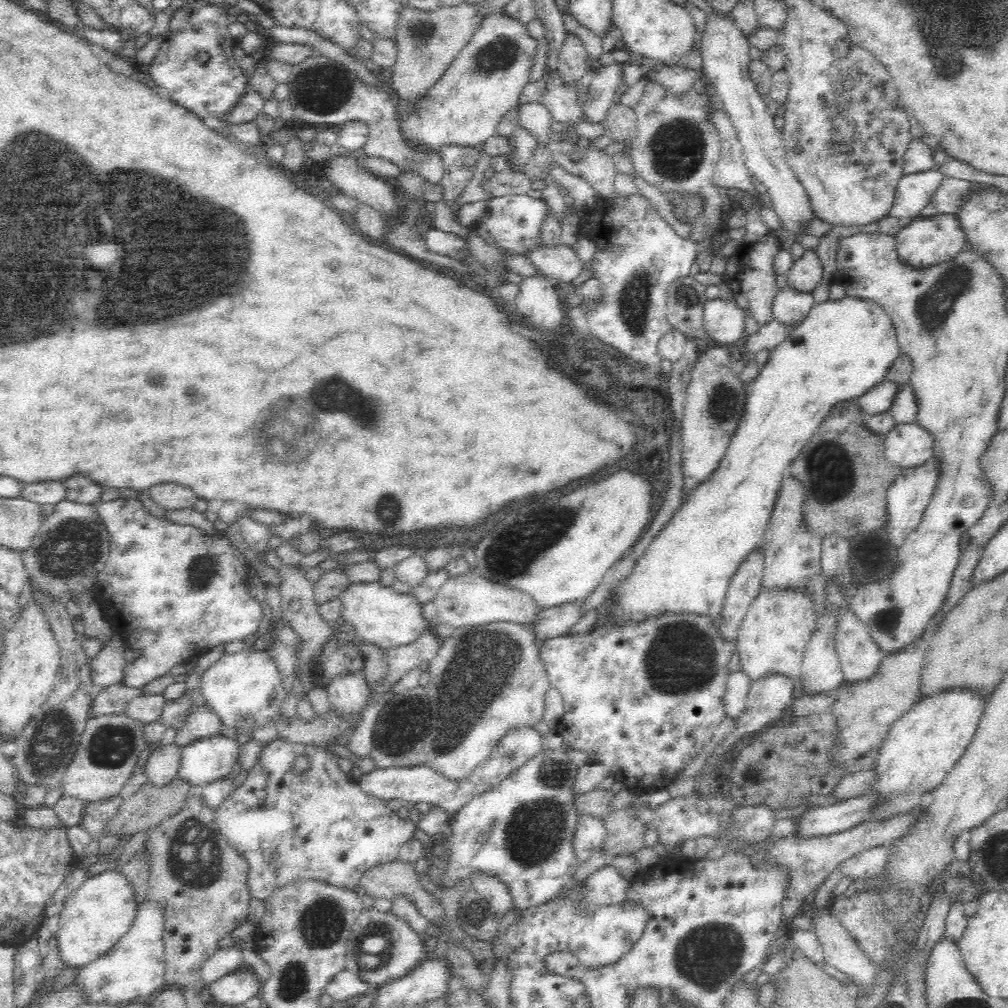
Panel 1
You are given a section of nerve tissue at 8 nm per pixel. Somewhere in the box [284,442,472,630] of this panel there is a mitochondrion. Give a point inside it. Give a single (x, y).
(388, 509)

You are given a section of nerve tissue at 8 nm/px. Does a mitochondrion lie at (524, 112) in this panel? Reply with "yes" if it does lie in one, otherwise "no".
no

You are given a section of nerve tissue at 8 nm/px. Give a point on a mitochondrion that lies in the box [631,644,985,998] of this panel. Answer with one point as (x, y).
(708, 954)

